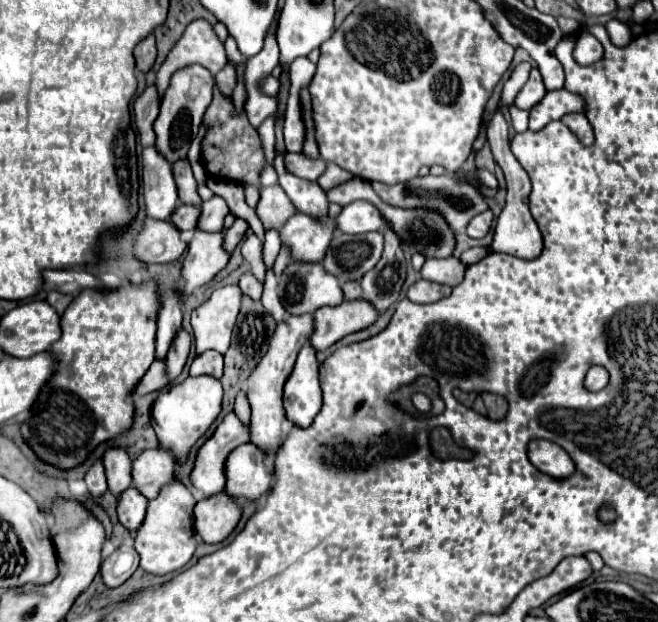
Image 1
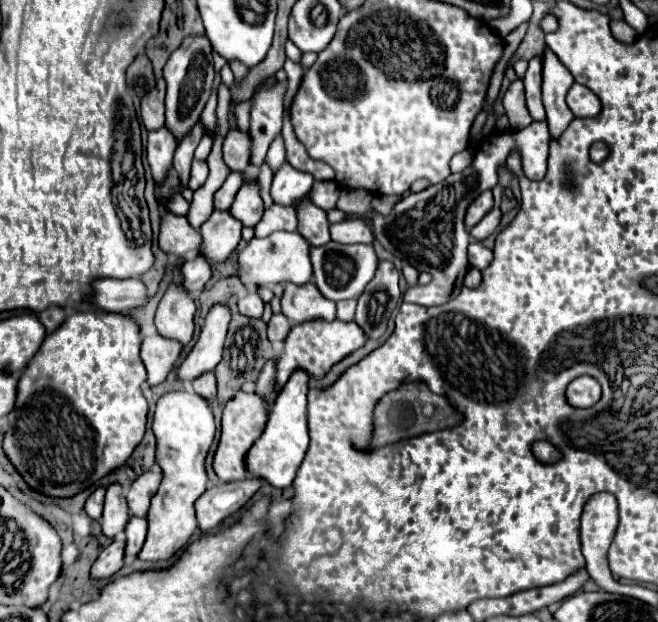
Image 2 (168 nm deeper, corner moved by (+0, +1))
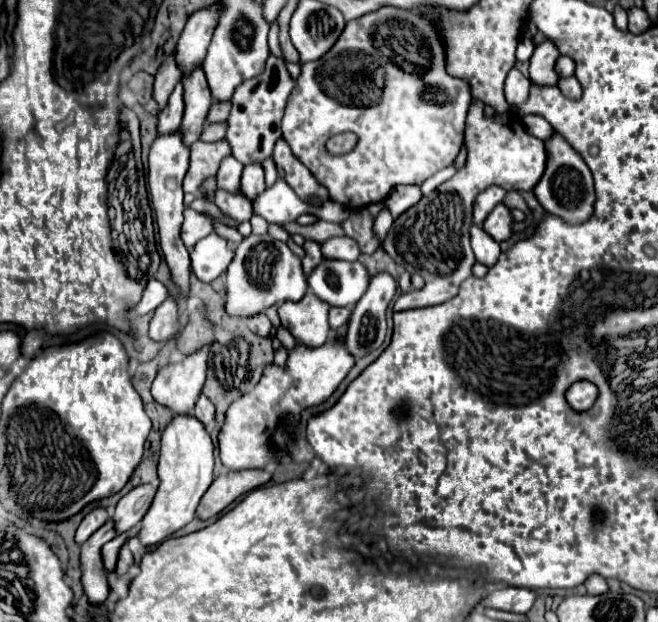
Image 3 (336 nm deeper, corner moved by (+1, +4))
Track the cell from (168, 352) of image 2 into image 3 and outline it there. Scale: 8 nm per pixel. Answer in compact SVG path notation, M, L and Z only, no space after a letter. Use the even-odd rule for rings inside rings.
M169 297L153 313L153 319L149 323L149 337L157 343L167 343L177 333L177 321L177 303Z

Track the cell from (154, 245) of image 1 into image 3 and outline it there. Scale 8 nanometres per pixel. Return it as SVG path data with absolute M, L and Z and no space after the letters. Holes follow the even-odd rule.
M185 209L185 221L181 225L181 239L187 249L191 249L199 239L207 237L213 231L211 219L207 219L203 213L197 213L193 209Z

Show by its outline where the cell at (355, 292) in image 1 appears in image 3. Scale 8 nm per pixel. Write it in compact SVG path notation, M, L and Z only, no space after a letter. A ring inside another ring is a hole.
M331 307L331 311L329 311L329 325L331 325L331 329L337 331L343 323L347 323L349 315L351 315L349 307Z

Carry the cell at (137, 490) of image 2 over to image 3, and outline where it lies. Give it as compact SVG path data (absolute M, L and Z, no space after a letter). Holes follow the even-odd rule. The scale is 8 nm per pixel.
M145 483L145 485L139 485L135 489L131 489L127 495L121 497L121 501L117 503L117 509L115 509L115 529L117 533L125 533L129 531L131 527L135 527L143 515L147 513L153 497L155 497L155 487Z

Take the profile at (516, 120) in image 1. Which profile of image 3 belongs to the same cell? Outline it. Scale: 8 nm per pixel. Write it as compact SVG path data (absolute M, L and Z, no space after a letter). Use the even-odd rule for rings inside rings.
M511 69L511 73L507 75L507 81L505 81L505 99L511 107L521 107L527 97L529 97L529 89L531 89L531 81L521 75L517 69Z

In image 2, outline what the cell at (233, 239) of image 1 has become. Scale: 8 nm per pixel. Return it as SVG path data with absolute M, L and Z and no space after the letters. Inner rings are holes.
M258 180L242 184L230 212L244 226L256 226L258 224L258 220L264 214L264 204L262 204L262 198L260 198L260 182Z

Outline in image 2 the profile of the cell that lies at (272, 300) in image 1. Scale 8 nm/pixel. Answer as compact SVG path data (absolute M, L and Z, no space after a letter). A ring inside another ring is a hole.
M274 314L270 324L268 324L268 340L274 344L274 342L282 342L288 332L290 332L292 324L288 322L288 318L284 314Z

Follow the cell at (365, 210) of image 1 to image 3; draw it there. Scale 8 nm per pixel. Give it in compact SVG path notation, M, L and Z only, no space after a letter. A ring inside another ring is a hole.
M341 235L341 237L331 237L327 239L323 245L323 257L331 257L331 259L347 259L347 261L355 261L361 251L359 245L355 243L355 239Z

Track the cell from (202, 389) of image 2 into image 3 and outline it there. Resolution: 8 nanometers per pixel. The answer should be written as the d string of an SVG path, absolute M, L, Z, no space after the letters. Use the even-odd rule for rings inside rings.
M201 393L201 395L199 395L199 399L197 399L197 403L195 403L193 413L197 415L197 419L199 419L199 421L209 423L209 421L213 421L213 419L215 419L215 405L209 401L209 397L205 397L205 395Z

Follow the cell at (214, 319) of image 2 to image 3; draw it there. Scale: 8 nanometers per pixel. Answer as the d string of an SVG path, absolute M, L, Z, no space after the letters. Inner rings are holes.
M209 345L189 353L183 361L165 365L151 387L157 403L169 407L173 413L189 413L207 377L207 353Z

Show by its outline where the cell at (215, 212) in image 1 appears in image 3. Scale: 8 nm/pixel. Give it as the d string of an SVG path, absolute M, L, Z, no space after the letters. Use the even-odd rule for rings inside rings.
M233 157L233 159L225 159L215 175L217 179L217 189L221 191L239 191L239 181L241 181L241 173L243 173L243 165Z

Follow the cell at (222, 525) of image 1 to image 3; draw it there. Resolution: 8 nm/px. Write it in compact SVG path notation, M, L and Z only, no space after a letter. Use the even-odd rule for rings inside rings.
M247 469L247 471L233 471L219 475L201 497L201 503L197 507L197 517L199 519L215 517L237 497L265 485L269 479L271 473L267 469Z

